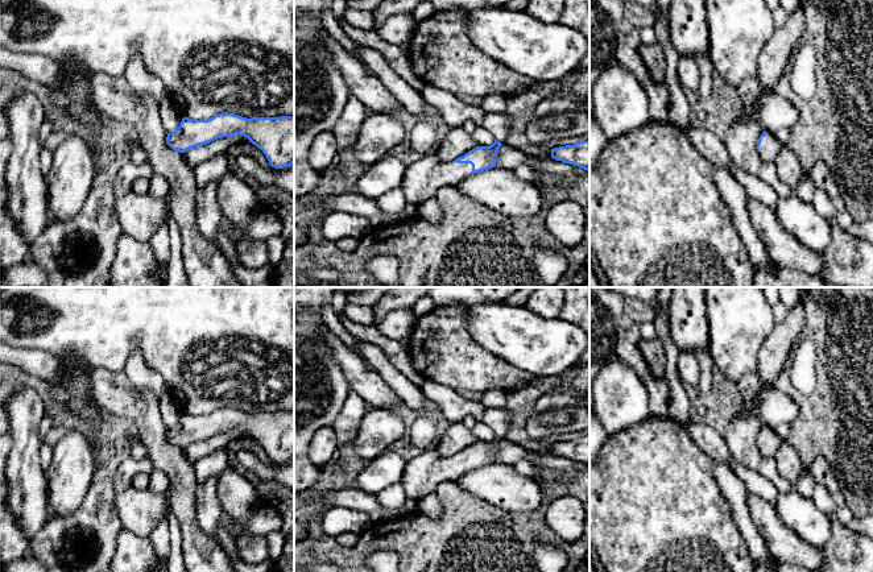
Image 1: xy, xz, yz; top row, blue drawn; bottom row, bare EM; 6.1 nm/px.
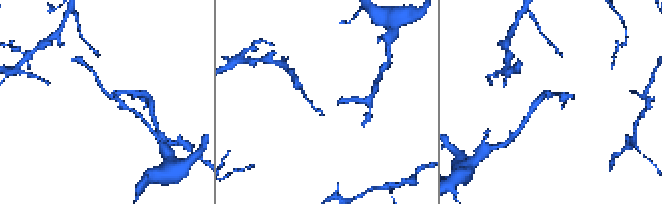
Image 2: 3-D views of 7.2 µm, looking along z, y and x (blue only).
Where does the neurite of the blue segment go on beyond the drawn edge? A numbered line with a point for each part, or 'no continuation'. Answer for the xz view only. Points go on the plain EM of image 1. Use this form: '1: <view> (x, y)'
1: xz (423, 473)

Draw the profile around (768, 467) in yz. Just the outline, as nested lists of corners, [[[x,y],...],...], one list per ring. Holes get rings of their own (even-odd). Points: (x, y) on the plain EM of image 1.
[[[762,457],[757,473],[771,481],[779,493],[787,493],[793,489],[790,481],[779,476],[774,457]]]

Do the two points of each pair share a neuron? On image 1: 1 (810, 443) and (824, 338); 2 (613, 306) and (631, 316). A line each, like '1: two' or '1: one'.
1: one
2: one

